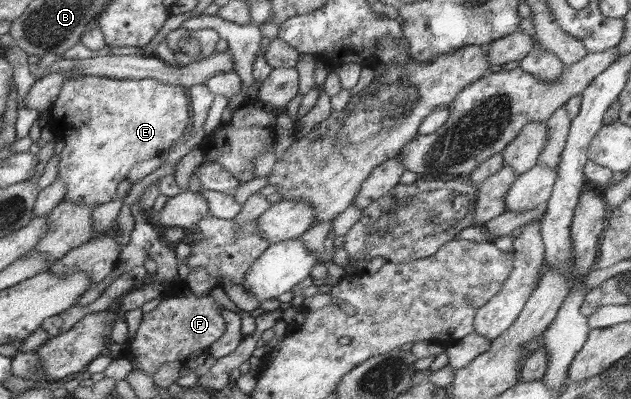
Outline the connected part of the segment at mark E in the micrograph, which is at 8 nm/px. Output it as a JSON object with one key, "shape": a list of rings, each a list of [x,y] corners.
{"shape":[[[75,76],[66,79],[58,95],[55,106],[49,108],[49,120],[46,125],[55,137],[63,138],[66,147],[59,161],[59,175],[66,183],[64,199],[77,205],[88,203],[102,204],[110,202],[116,196],[117,185],[125,179],[131,179],[131,171],[139,167],[139,163],[147,163],[148,159],[167,157],[175,147],[179,147],[179,138],[191,131],[191,99],[189,87],[166,84],[158,79],[111,79],[107,76]]]}

